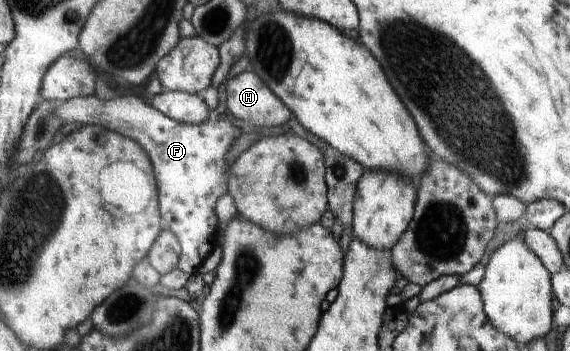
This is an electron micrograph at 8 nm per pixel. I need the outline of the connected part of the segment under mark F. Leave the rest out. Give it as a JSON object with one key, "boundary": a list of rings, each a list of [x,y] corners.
{"boundary":[[[95,96],[72,98],[55,104],[55,114],[65,123],[100,123],[102,127],[136,139],[136,143],[144,147],[158,181],[162,227],[172,230],[181,245],[177,268],[190,275],[198,272],[202,261],[221,245],[222,231],[215,203],[228,191],[227,155],[232,144],[243,133],[241,129],[223,117],[211,117],[201,124],[179,122],[153,108],[148,101],[126,96],[116,96],[110,100]]]}

